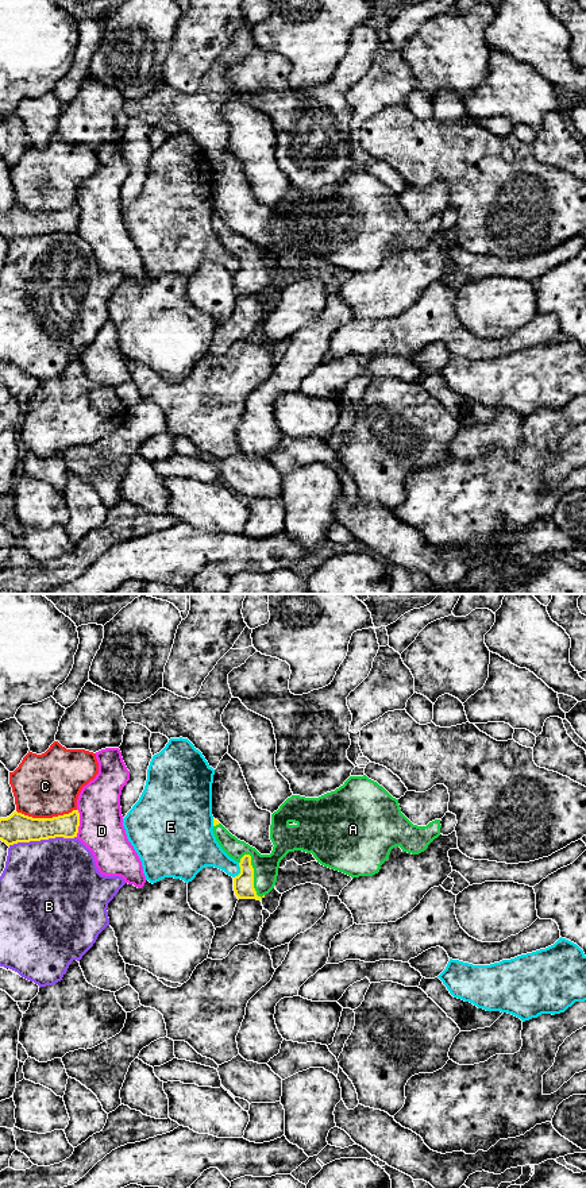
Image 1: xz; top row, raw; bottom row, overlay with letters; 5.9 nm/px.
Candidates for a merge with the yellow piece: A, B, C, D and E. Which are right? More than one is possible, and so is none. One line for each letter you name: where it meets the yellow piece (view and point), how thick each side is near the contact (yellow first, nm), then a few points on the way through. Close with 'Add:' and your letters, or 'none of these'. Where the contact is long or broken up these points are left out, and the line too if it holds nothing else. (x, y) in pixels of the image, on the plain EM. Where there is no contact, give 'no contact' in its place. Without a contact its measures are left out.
A: meets yellow in xz at (253, 270); 130 nm thick on the yellow side, 140 nm on the other
Add: A

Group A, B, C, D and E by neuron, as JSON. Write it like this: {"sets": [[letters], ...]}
{"sets": [["A"], ["B"], ["C"], ["D"], ["E"]]}

